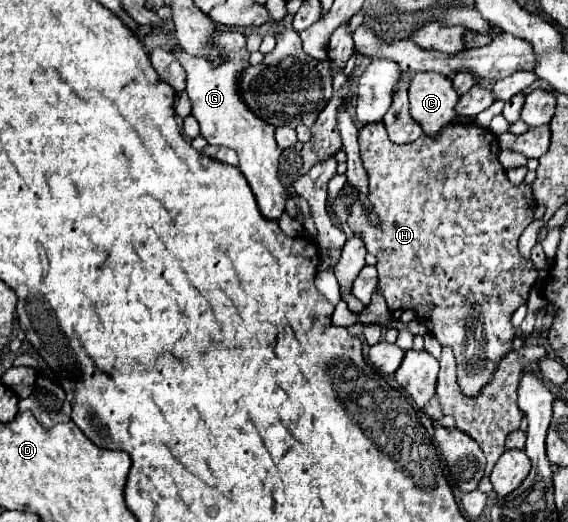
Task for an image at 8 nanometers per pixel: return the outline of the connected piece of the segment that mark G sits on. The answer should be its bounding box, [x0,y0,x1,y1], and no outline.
[169,31,295,221]

